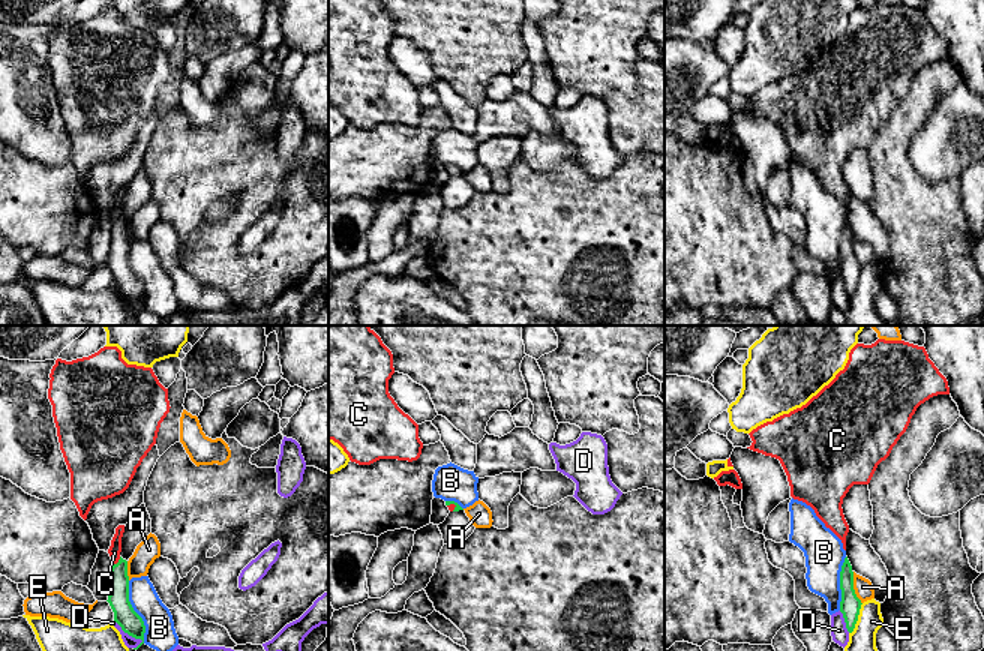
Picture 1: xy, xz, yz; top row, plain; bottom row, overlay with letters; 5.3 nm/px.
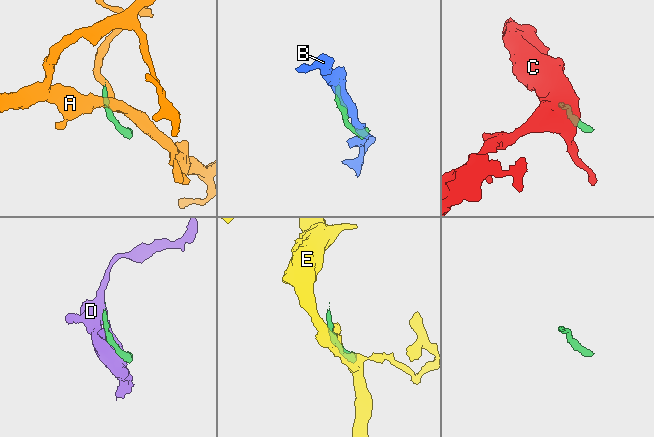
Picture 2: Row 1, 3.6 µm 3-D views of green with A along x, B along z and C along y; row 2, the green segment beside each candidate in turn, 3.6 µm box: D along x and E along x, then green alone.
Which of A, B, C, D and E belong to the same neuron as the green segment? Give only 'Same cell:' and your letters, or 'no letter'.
Same cell: C

